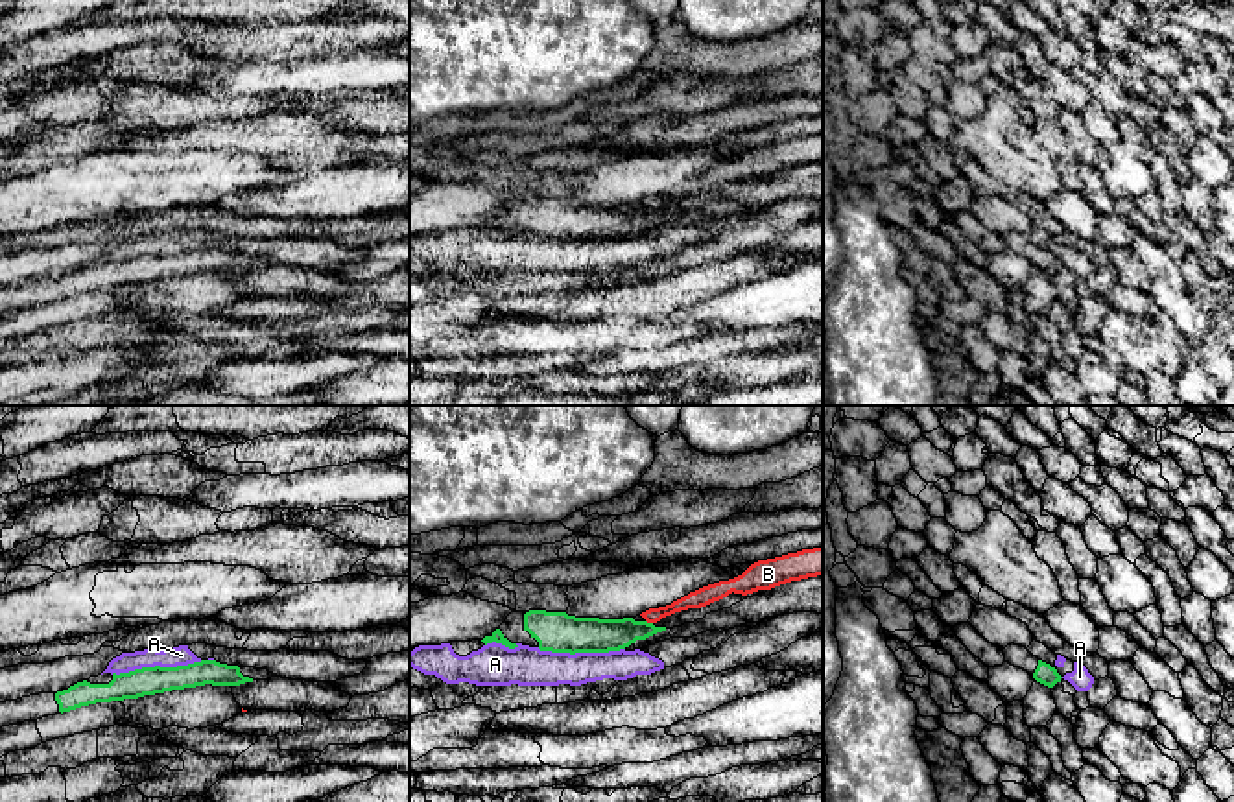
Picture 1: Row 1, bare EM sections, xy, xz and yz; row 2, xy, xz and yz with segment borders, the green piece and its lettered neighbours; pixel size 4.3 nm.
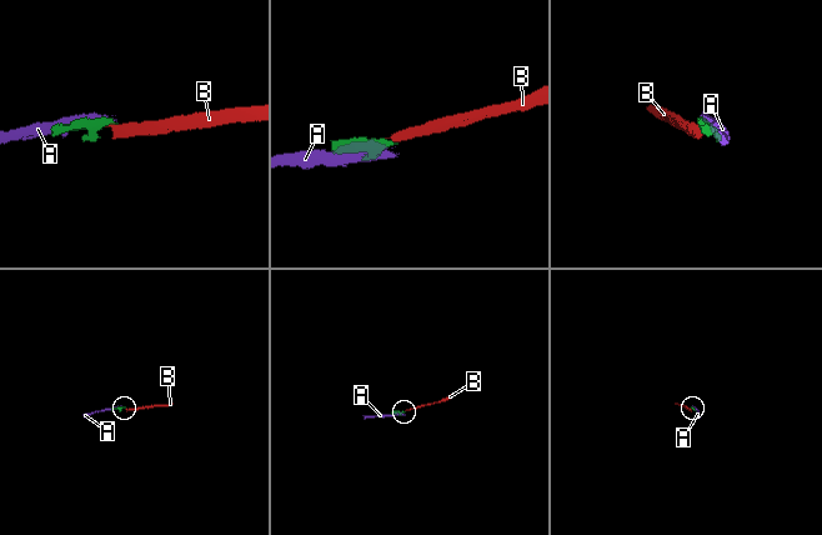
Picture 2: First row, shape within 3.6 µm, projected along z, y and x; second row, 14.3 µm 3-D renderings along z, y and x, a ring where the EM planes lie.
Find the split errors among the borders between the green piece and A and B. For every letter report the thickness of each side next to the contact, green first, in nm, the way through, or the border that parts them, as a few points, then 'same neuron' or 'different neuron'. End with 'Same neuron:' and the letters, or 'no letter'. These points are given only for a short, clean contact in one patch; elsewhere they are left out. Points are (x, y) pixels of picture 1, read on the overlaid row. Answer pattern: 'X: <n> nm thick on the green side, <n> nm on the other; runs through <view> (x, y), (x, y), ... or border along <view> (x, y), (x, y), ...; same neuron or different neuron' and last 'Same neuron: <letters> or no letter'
A: 130 nm thick on the green side, 90 nm on the other; different neuron
B: 150 nm thick on the green side, 80 nm on the other; border along xz (646, 620), (652, 624); different neuron
Same neuron: no letter

